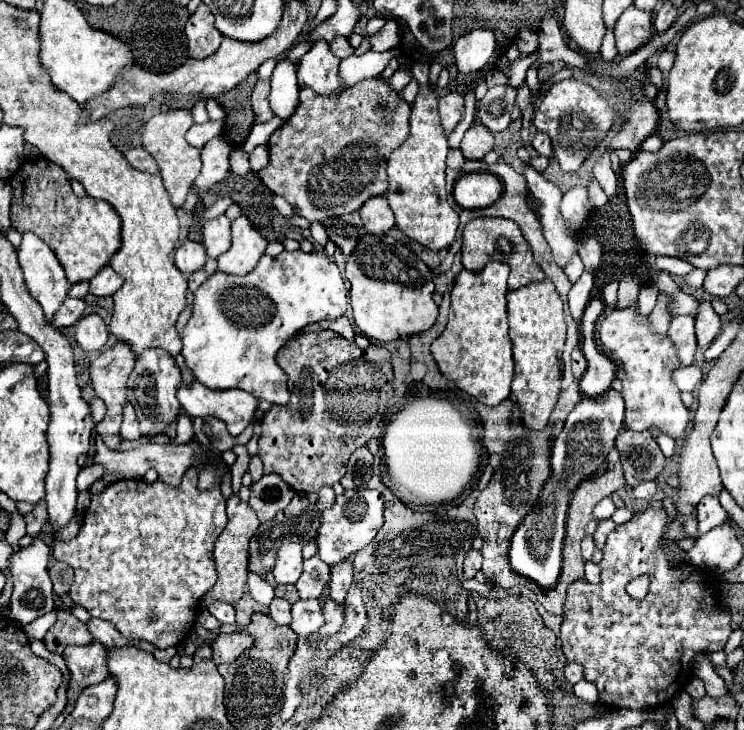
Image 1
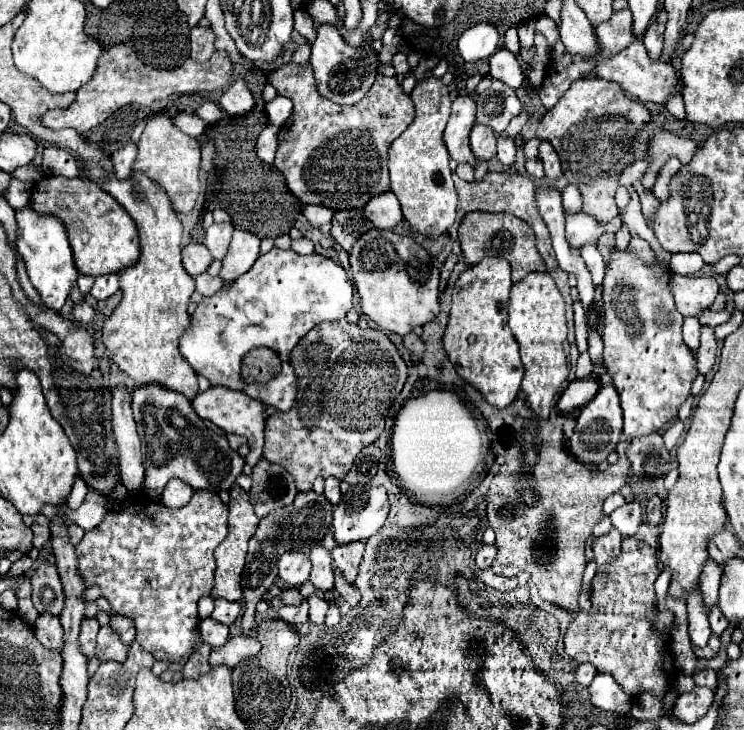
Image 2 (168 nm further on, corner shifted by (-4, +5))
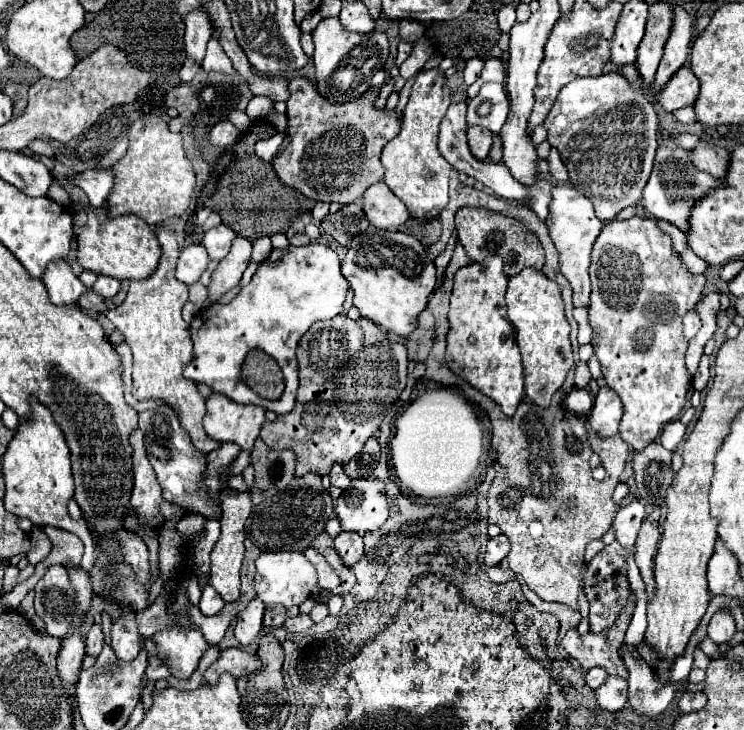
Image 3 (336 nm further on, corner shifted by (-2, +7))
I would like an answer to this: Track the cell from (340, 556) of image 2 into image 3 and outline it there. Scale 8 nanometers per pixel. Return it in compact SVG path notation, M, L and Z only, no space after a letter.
M341 532L335 538L335 550L341 556L345 566L353 566L355 562L359 562L359 558L363 556L363 538L361 534L355 532Z

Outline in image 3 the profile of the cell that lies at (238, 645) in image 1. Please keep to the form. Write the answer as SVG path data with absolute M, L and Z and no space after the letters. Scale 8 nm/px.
M227 648L221 652L219 660L205 670L205 682L215 684L219 674L223 672L229 672L231 676L243 676L243 674L257 672L259 668L261 668L261 660L257 654L245 652L241 648Z

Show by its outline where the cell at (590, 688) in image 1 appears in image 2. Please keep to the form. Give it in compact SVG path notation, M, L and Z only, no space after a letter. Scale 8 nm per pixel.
M597 674L589 686L591 704L607 712L629 712L629 694L621 690L611 674Z

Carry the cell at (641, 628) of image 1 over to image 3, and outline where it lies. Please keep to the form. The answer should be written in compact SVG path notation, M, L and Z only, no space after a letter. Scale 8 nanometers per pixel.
M629 590L629 600L611 628L605 628L599 634L587 632L585 636L581 636L577 628L571 628L563 638L563 648L585 670L593 666L601 666L603 670L607 670L607 674L627 678L627 668L621 658L621 648L625 644L625 632L631 622L635 604L637 604L637 596L633 590Z

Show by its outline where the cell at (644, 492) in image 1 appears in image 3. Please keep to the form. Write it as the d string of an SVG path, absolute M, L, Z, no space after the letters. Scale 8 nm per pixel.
M655 508L641 524L639 536L637 536L637 550L635 550L635 562L641 570L643 582L645 582L645 592L647 592L647 602L653 600L655 596L655 578L653 578L653 556L657 552L657 542L661 536L661 512Z

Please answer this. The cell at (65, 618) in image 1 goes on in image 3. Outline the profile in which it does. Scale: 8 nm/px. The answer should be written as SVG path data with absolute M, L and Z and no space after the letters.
M93 624L93 626L91 626L85 644L87 644L87 648L85 648L87 654L91 654L91 656L99 656L101 646L103 646L103 632L101 632L101 626L99 626L99 624Z

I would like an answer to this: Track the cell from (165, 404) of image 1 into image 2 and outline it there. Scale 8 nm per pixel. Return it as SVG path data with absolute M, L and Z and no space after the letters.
M153 384L141 386L133 392L131 408L143 442L145 492L149 498L161 500L161 494L171 478L183 480L193 490L229 490L235 478L243 472L245 458L229 448L225 436L203 424L183 394Z

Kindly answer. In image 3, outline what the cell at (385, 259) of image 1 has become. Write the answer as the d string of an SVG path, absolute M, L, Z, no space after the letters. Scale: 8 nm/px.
M375 226L351 240L341 272L355 292L353 304L361 310L361 316L399 336L409 336L417 328L417 316L425 310L437 282L435 264L417 238Z

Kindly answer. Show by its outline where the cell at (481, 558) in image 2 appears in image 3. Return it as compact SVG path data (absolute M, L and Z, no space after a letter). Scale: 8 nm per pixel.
M499 534L495 538L489 538L487 544L487 554L485 554L485 564L487 566L497 566L510 550L510 544L505 535Z

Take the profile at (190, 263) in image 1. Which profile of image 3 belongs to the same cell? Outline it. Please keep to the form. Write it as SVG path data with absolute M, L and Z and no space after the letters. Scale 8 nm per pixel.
M191 244L181 250L179 262L177 262L177 278L183 284L193 284L201 278L201 274L207 268L207 250L201 244Z

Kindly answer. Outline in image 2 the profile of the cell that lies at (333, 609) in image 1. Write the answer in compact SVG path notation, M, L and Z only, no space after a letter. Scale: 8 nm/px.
M333 568L333 574L335 574L335 588L333 588L335 590L335 600L333 602L339 606L341 614L347 614L351 608L355 608L359 604L361 594L359 594L355 584L345 582L341 570Z

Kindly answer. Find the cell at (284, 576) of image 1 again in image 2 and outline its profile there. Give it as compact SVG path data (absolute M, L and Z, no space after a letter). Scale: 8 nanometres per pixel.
M285 552L277 564L279 580L287 588L301 588L311 574L311 562L303 552Z

